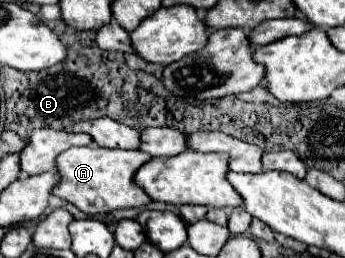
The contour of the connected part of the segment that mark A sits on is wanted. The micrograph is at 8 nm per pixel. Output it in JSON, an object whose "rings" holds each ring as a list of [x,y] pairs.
{"rings":[[[100,146],[70,148],[56,158],[56,172],[60,176],[52,194],[74,204],[78,210],[94,216],[108,214],[118,208],[138,208],[150,202],[150,198],[134,184],[134,172],[146,164],[152,156],[140,150],[108,150]]]}

